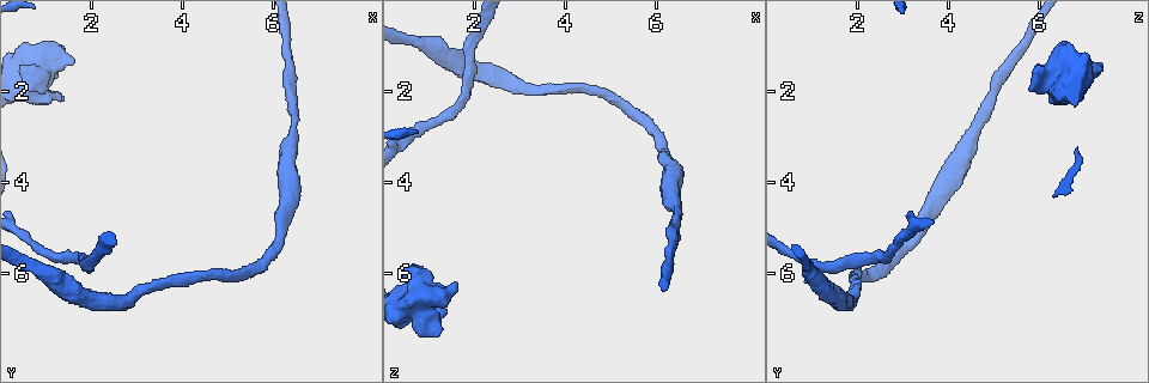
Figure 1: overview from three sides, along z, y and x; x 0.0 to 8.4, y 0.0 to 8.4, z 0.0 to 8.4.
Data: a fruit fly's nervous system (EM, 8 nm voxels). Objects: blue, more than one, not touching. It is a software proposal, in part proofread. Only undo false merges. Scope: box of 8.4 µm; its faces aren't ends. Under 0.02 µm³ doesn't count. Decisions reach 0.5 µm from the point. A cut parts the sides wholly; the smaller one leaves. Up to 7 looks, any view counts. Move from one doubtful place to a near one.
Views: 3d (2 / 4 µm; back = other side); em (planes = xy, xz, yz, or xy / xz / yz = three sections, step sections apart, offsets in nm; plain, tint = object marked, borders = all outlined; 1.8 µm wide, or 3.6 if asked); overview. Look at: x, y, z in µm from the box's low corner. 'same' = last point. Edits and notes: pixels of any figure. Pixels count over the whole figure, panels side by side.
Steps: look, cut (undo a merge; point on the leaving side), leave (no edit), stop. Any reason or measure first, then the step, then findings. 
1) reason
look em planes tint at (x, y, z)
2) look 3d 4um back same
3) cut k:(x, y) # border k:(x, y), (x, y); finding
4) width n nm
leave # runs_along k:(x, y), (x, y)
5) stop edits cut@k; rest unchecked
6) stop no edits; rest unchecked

look em xy step 8 tint at (2.70, 6.55, 1.80)

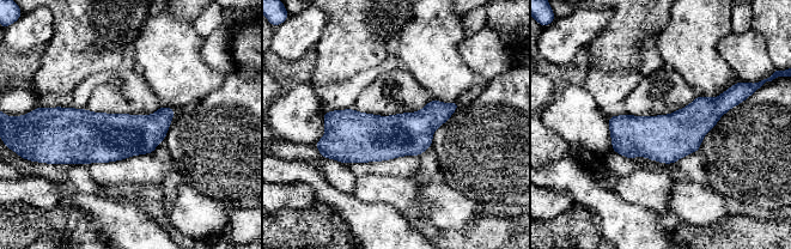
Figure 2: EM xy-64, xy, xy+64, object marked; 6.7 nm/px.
look em planes tint same

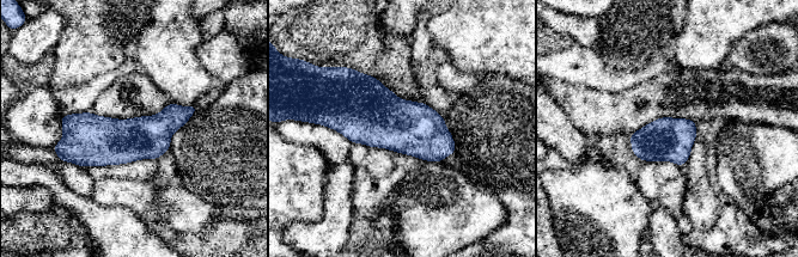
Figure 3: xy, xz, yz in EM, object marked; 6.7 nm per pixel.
leave # runs_along 3:(193, 108), (146, 138), (65, 146); one neuron here

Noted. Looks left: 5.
thick turns thin
look em 3.6um yz step 16 tint at (1.00, 6.05, 0.95)

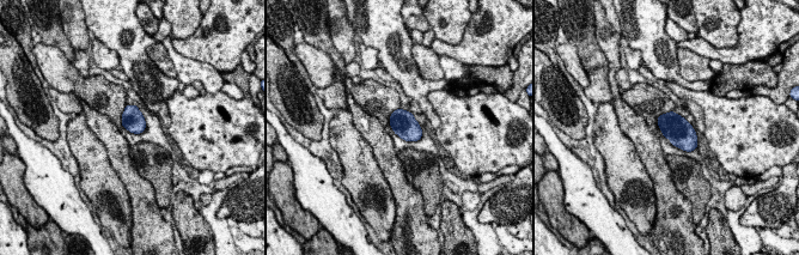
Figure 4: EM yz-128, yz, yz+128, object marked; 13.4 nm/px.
leave # all the same neuron

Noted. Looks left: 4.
calibre changes
look 3d 2um at (6.25, 3.35, 4.40)

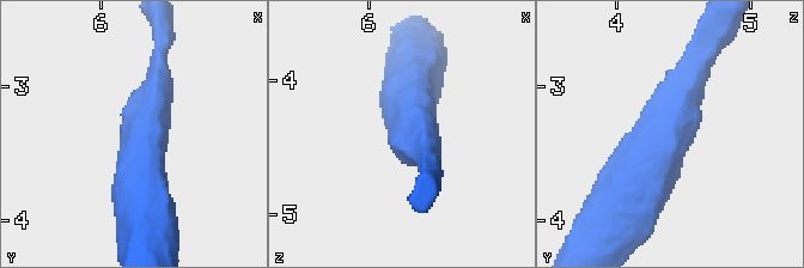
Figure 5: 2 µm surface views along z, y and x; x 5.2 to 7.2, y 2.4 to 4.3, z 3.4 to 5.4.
arm_widths 190, 440 nm
look em planes tint at (6.32, 3.34, 4.40)

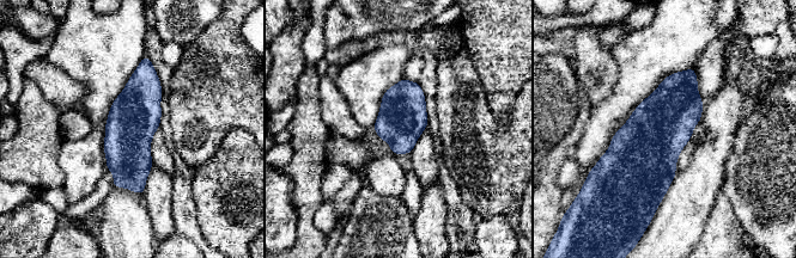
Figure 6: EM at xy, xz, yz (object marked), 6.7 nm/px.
leave # runs_along 6:(146, 60), (137, 109), (139, 190); one neuron here

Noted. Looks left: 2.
stop no edits; rest unchecked

